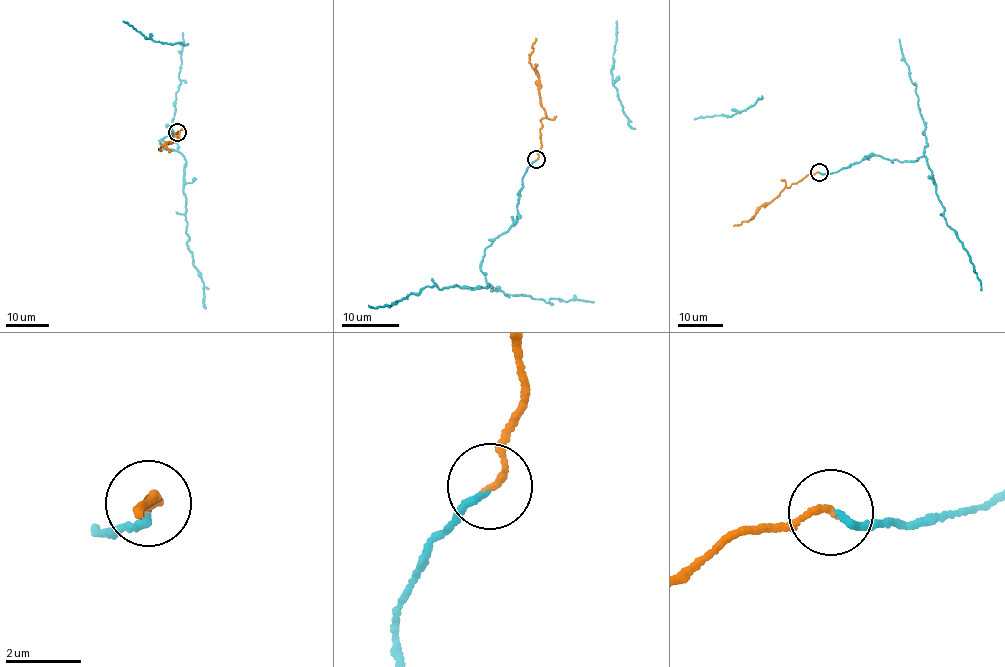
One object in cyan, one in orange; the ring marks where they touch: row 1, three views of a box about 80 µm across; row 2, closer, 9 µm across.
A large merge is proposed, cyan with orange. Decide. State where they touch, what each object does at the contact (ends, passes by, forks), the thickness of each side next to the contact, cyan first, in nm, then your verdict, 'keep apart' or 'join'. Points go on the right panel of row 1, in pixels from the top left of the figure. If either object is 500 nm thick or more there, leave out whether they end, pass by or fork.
at (819, 172); cyan ends there; orange ends there; 190 nm thick on the cyan side, 180 nm on the other; join

